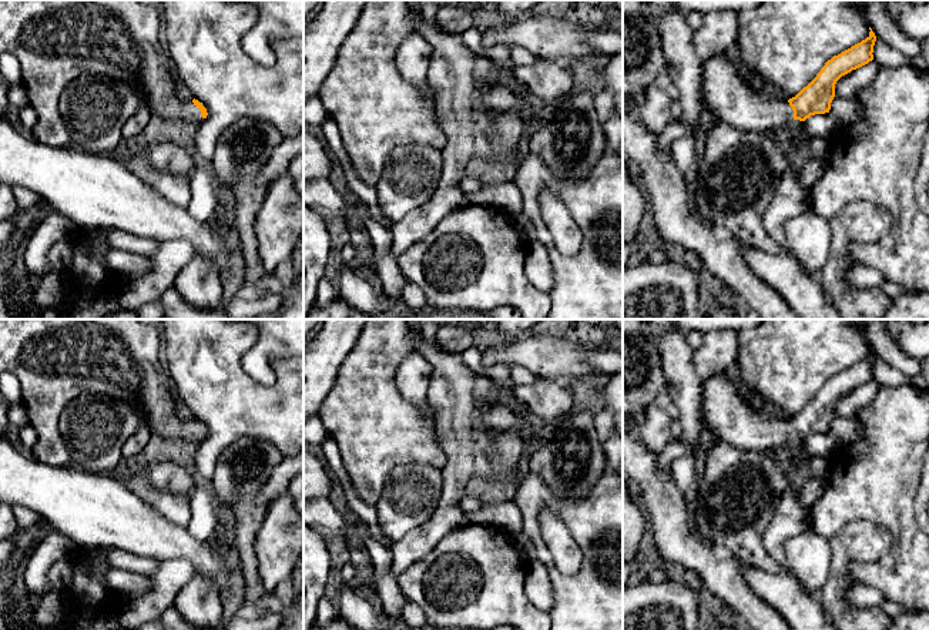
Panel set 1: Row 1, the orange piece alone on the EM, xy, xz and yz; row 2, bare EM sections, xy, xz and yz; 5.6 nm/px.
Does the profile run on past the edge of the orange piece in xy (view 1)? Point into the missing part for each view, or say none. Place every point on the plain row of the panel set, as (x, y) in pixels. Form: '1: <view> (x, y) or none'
1: xy (56, 361)

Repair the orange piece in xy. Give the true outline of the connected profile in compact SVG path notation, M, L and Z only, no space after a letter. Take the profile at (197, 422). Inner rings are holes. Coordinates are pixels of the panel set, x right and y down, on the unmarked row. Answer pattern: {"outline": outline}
{"outline": "M0 319L0 372L10 372L21 385L21 405L38 436L31 448L33 456L53 466L74 463L60 432L60 416L73 399L83 395L105 396L135 405L144 413L145 426L167 440L199 443L207 438L208 432L202 422L195 418L182 420L177 416L174 385L158 358L161 345L161 328L147 325L141 319Z"}

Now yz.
{"outline": "M871 346L869 349L869 355L865 359L828 379L816 396L789 419L771 415L767 410L755 410L738 393L735 383L727 378L725 372L705 378L701 405L704 429L708 429L715 440L724 440L742 450L757 450L759 453L778 449L794 439L805 440L811 435L829 432L836 401L873 379L872 372L876 355Z"}

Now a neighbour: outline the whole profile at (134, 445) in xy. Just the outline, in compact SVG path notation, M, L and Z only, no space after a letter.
M140 426L124 443L121 449L123 458L134 460L147 446L151 438L151 430L148 426Z

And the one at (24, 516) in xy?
M19 505L13 506L13 513L16 516L16 522L20 530L27 529L41 520L38 513L33 512L26 506L19 506Z

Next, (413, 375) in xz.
M417 352L406 355L396 371L396 386L405 401L413 405L427 402L432 365Z

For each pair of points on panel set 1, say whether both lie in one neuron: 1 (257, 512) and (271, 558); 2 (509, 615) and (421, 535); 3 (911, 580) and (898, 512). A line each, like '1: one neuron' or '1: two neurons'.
1: two neurons
2: two neurons
3: one neuron

